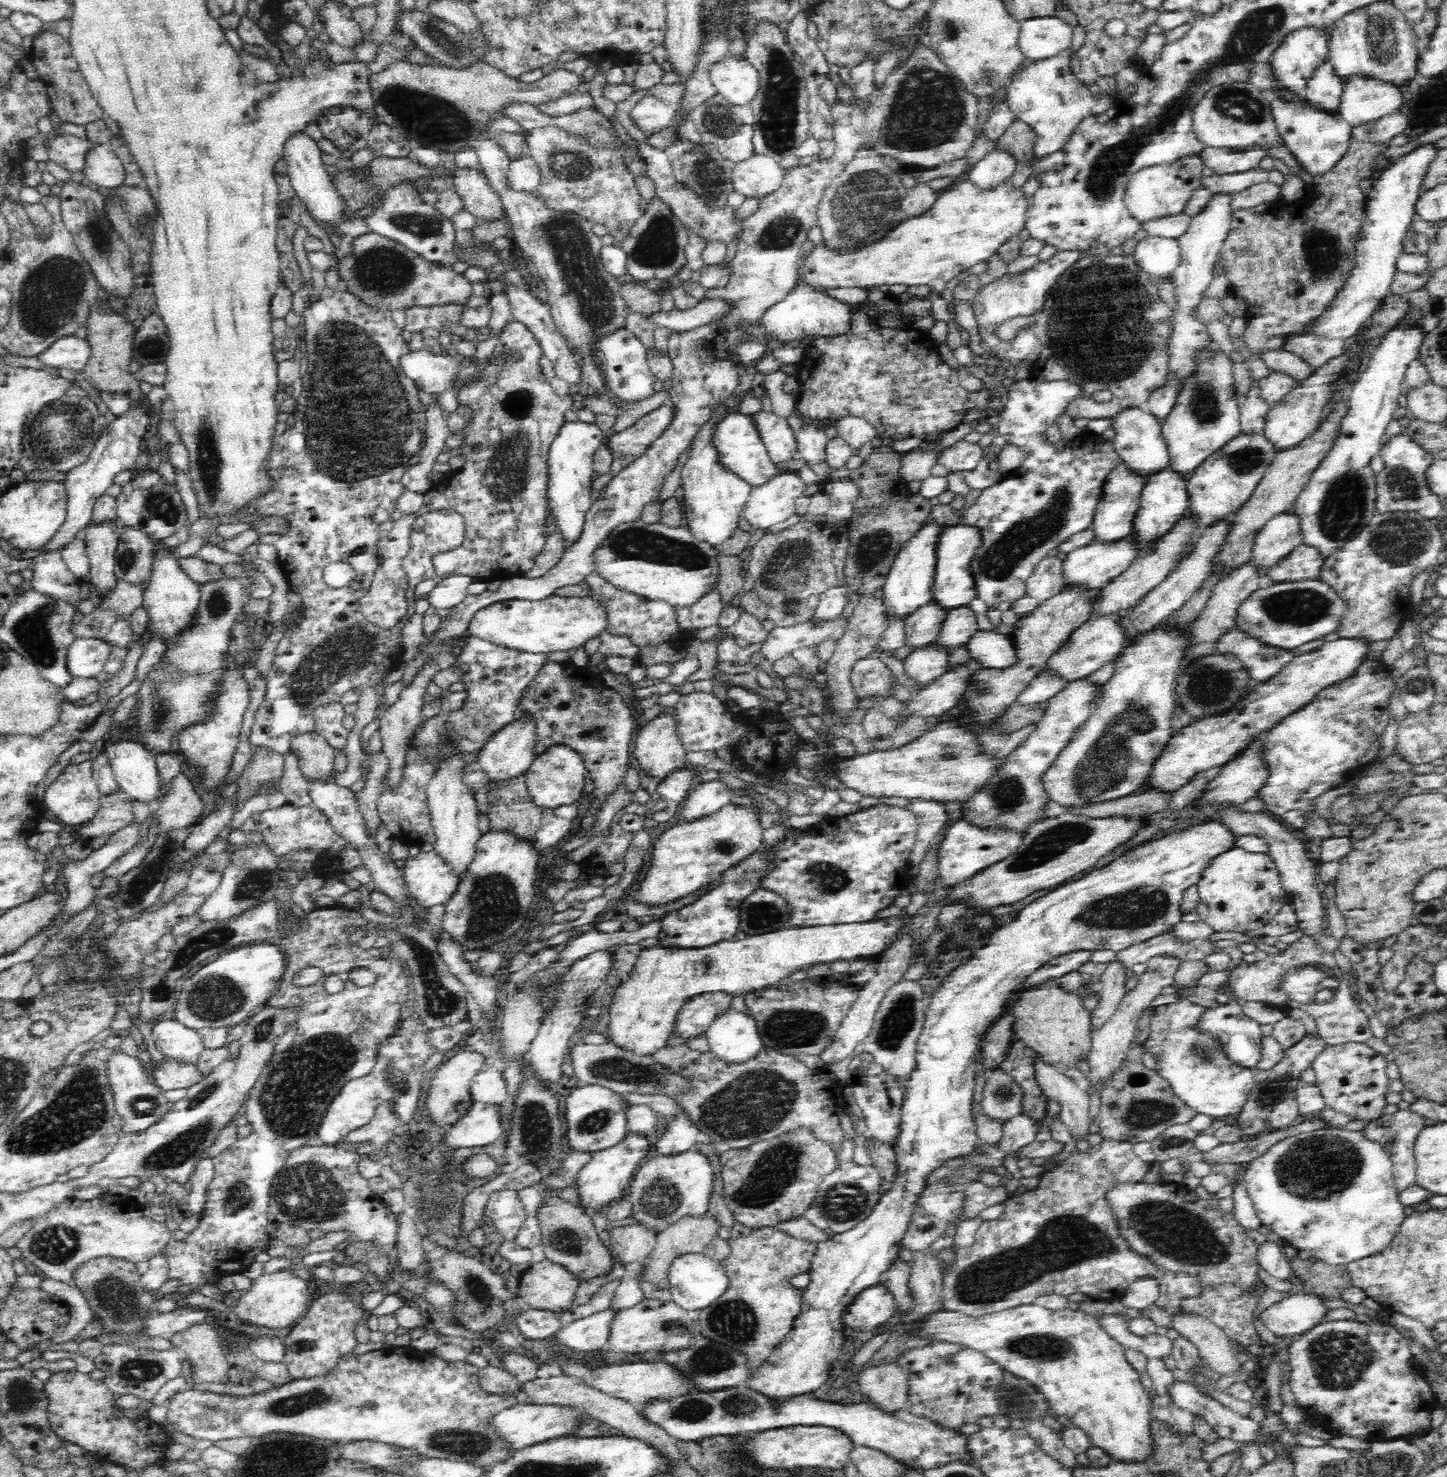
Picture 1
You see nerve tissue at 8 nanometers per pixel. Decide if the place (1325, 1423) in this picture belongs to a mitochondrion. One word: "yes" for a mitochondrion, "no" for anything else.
no

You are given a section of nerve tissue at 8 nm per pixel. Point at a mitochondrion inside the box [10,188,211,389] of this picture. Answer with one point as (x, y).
(49, 294)

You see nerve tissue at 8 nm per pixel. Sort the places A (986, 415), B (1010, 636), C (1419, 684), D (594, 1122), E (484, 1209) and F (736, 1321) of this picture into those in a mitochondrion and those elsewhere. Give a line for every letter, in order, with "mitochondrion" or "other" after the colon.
A: other
B: other
C: mitochondrion
D: mitochondrion
E: other
F: mitochondrion

